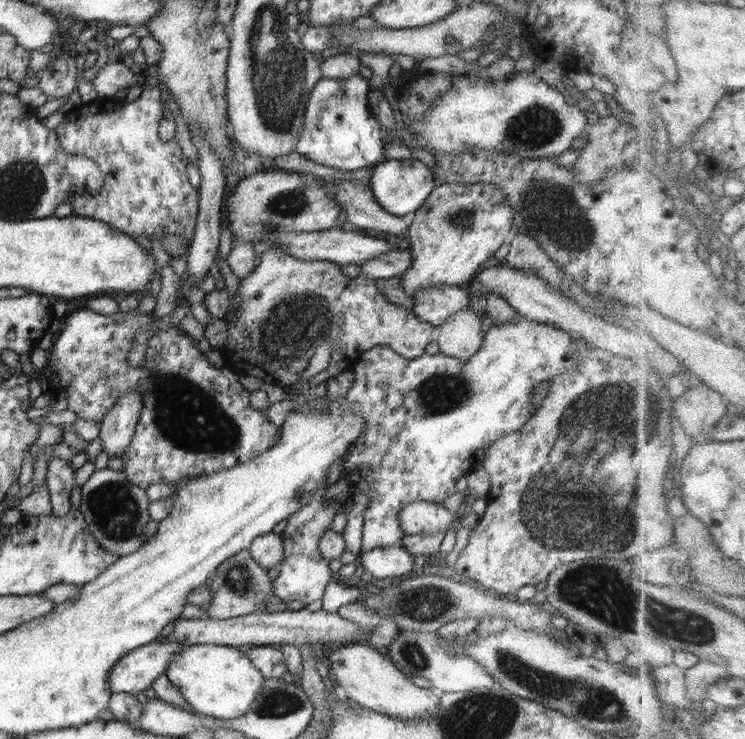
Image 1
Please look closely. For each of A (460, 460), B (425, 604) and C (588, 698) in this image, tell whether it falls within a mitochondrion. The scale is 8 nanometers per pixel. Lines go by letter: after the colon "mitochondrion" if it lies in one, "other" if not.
A: other
B: mitochondrion
C: mitochondrion

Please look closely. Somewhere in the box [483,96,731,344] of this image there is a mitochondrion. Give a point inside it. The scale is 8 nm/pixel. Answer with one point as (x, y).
(548, 209)

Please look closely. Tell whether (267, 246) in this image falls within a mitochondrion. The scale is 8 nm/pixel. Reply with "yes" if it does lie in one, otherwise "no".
no

